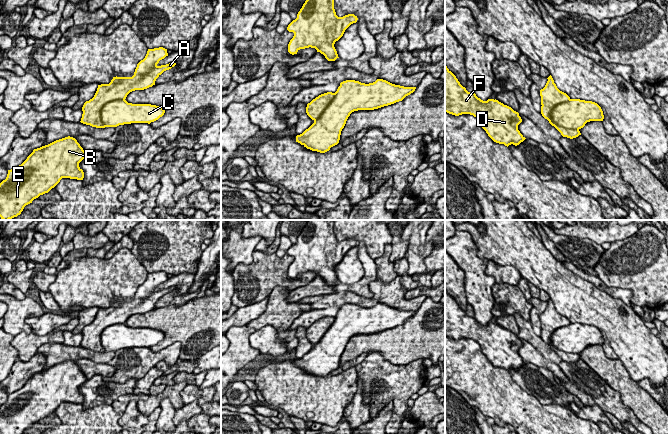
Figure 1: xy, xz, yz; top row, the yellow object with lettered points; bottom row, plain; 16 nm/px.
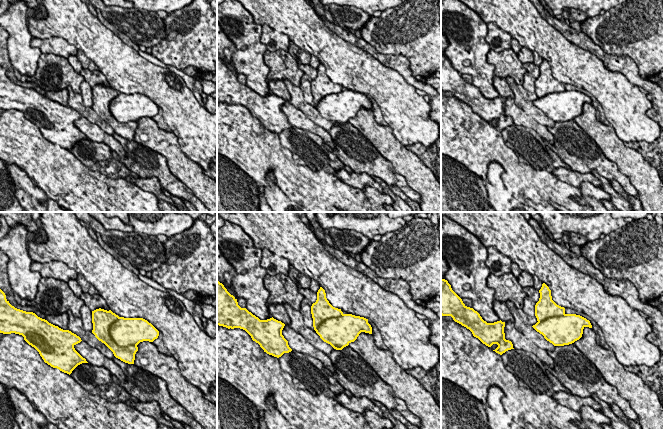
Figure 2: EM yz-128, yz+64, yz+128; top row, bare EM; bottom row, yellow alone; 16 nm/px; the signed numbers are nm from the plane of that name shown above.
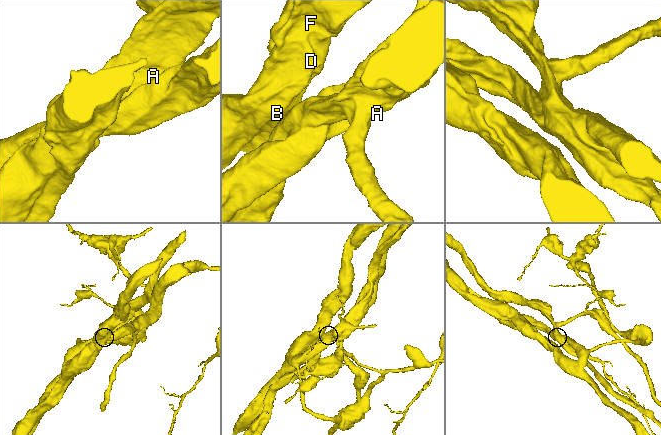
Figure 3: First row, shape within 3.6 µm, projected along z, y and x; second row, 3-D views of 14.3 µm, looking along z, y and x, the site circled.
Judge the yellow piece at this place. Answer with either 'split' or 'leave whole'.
split

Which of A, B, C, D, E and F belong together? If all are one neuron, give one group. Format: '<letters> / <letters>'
A / B C D E F

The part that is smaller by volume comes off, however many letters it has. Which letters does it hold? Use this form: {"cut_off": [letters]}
{"cut_off": ["A"]}

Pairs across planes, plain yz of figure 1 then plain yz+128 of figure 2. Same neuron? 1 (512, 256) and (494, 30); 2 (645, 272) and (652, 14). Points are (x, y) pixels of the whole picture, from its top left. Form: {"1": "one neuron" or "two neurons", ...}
{"1": "two neurons", "2": "one neuron"}

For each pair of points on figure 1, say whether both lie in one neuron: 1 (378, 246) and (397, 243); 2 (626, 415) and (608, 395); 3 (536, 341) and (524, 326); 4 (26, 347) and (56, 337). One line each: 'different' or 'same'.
1: different
2: same
3: same
4: same

